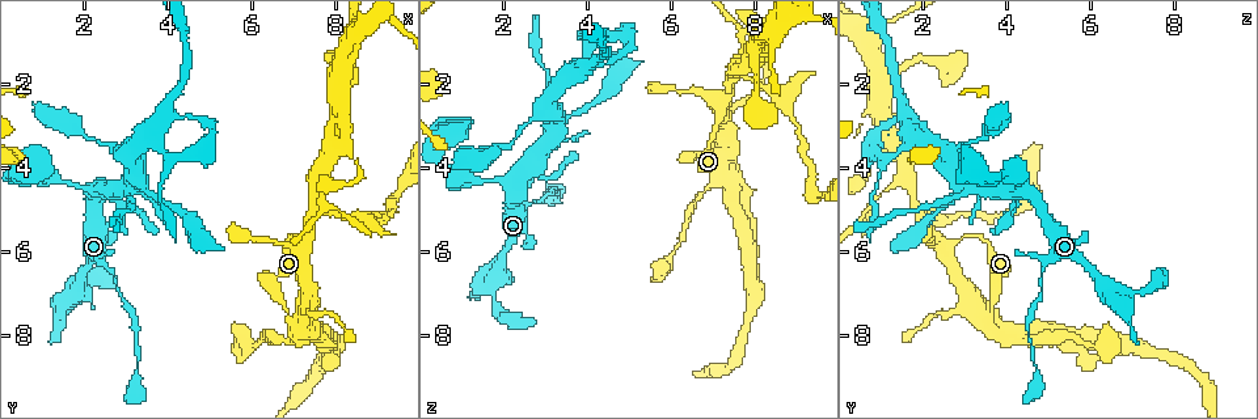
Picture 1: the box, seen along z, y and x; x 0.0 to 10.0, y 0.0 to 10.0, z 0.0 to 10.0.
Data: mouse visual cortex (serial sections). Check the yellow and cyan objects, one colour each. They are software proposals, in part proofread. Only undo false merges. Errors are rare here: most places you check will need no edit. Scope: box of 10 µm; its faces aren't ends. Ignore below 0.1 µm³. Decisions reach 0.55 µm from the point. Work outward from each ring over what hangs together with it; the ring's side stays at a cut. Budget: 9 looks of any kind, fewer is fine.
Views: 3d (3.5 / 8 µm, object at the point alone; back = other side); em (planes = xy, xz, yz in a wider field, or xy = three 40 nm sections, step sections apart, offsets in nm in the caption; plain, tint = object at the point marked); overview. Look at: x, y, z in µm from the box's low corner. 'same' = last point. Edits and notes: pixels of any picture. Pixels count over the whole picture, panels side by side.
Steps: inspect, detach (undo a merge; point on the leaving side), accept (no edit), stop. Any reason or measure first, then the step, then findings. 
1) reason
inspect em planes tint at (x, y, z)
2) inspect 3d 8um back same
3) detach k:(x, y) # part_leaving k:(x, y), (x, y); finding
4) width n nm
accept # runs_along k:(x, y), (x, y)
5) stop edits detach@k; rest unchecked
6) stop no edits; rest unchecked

abrupt turn
inspect 3d 3.5um at (7.25, 8.00, 4.20)

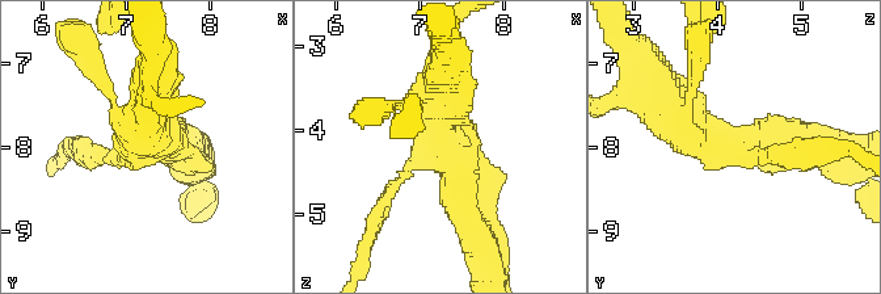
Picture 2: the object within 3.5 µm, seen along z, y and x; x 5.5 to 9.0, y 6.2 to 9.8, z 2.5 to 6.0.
arms 3; arm_widths 150, 400, 400 nm
inspect em xy step 5 tint at (7.30, 8.00, 4.20)

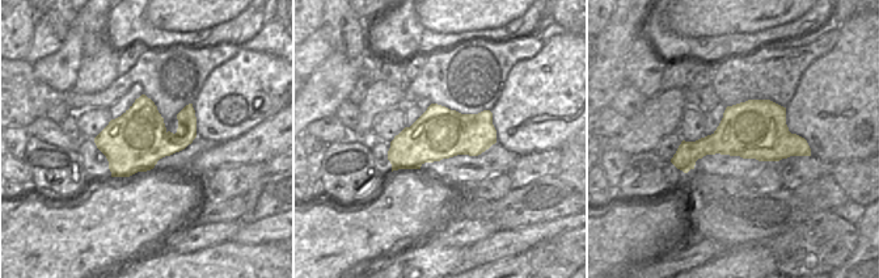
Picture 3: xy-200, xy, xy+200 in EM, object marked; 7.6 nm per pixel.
accept # runs_along 2:(675, 97), (702, 142), (813, 142); continuous, no second cell

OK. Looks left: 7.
inspect 3d 3.5um at (7.50, 5.10, 1.95)

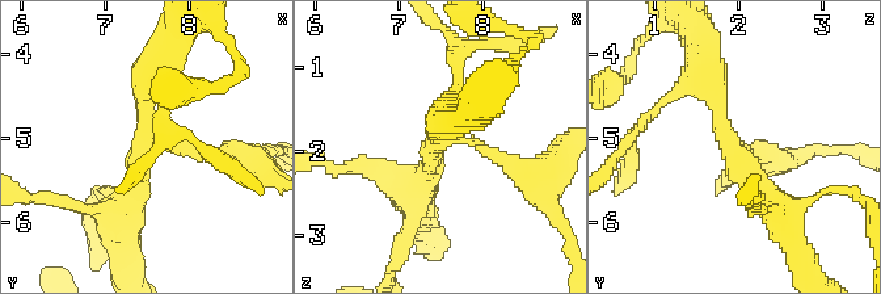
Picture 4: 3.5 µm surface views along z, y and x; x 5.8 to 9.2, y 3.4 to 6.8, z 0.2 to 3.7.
arms 3; arm_widths 200, 350, 350 nm
inspect em xy step 3 tint at (7.45, 5.05, 1.85)

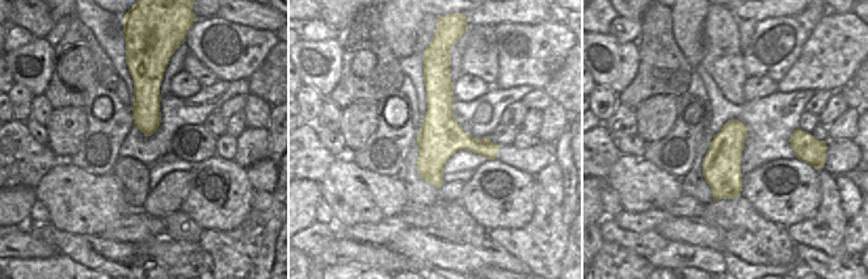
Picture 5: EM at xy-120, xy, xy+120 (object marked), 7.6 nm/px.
accept # runs_along 5:(446, 70), (439, 77), (438, 184); continuous, no second cell

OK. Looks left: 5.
thick turns thin
inspect 3d 3.5um at (2.90, 6.95, 4.75)

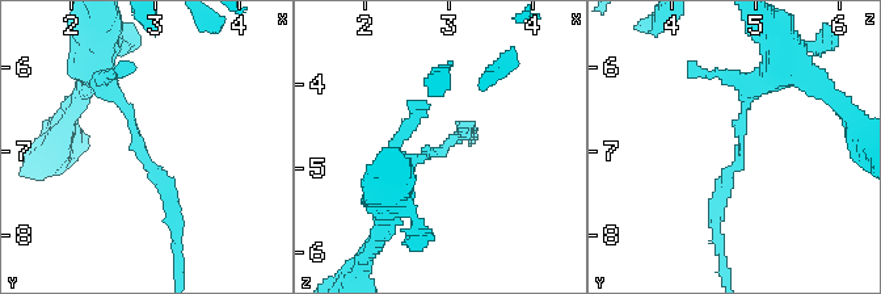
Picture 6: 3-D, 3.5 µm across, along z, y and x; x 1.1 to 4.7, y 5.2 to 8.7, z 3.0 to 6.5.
arm_widths 200, 250 nm
inspect em planes tint at (2.85, 6.95, 4.85)

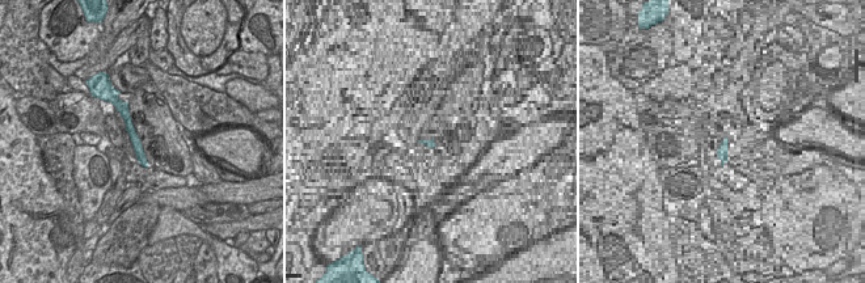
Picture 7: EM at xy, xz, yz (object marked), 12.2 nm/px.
inspect em xy step 5 tint same

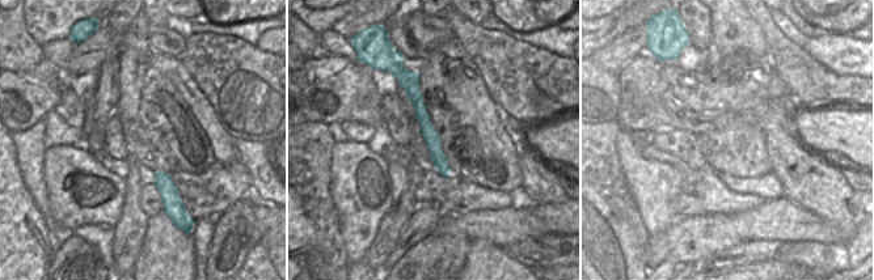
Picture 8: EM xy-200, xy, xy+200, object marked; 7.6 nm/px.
accept # runs_along 6:(106, 80), (175, 218); all the same cell

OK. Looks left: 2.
a fork
inspect 3d 3.5um at (8.35, 1.00, 0.70)

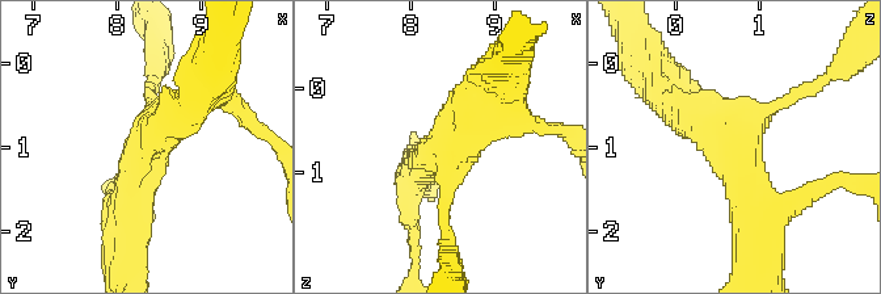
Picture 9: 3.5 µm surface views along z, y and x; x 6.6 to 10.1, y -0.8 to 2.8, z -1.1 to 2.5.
arms 3; arm_widths 150, 400, 450 nm; need the tissue
inspect em planes tint at (8.35, 0.95, 0.70)

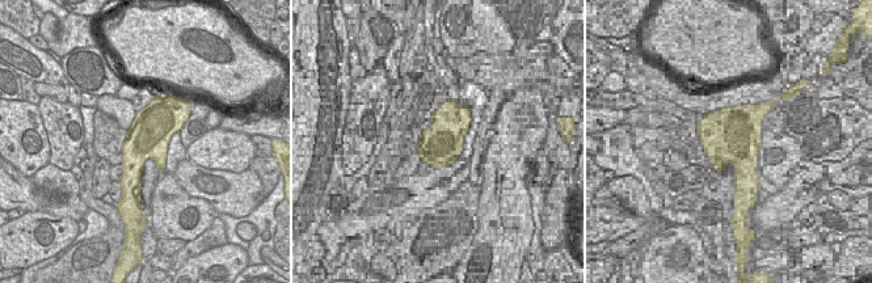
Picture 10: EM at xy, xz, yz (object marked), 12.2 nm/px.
accept # runs_along 9:(750, 222), (743, 154), (681, 105); continuous, no second cell

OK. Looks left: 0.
stop no edits; rest unchecked

